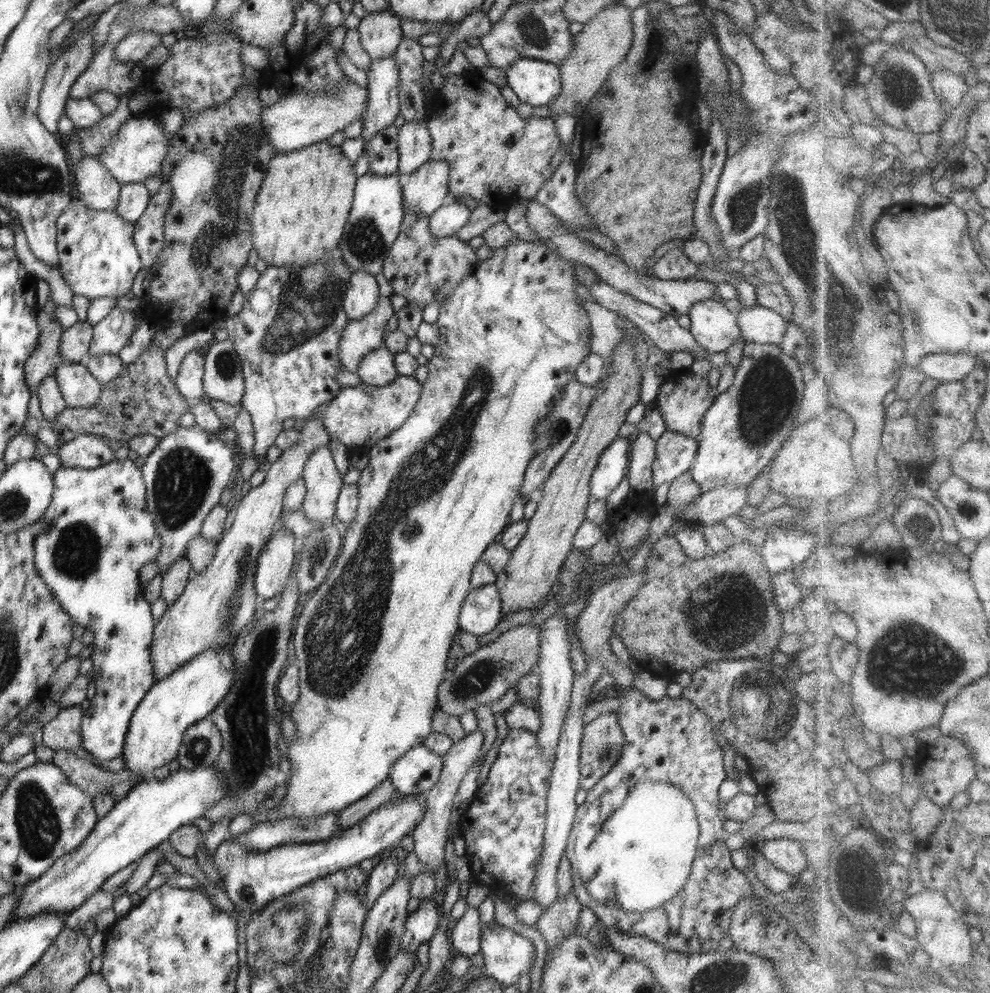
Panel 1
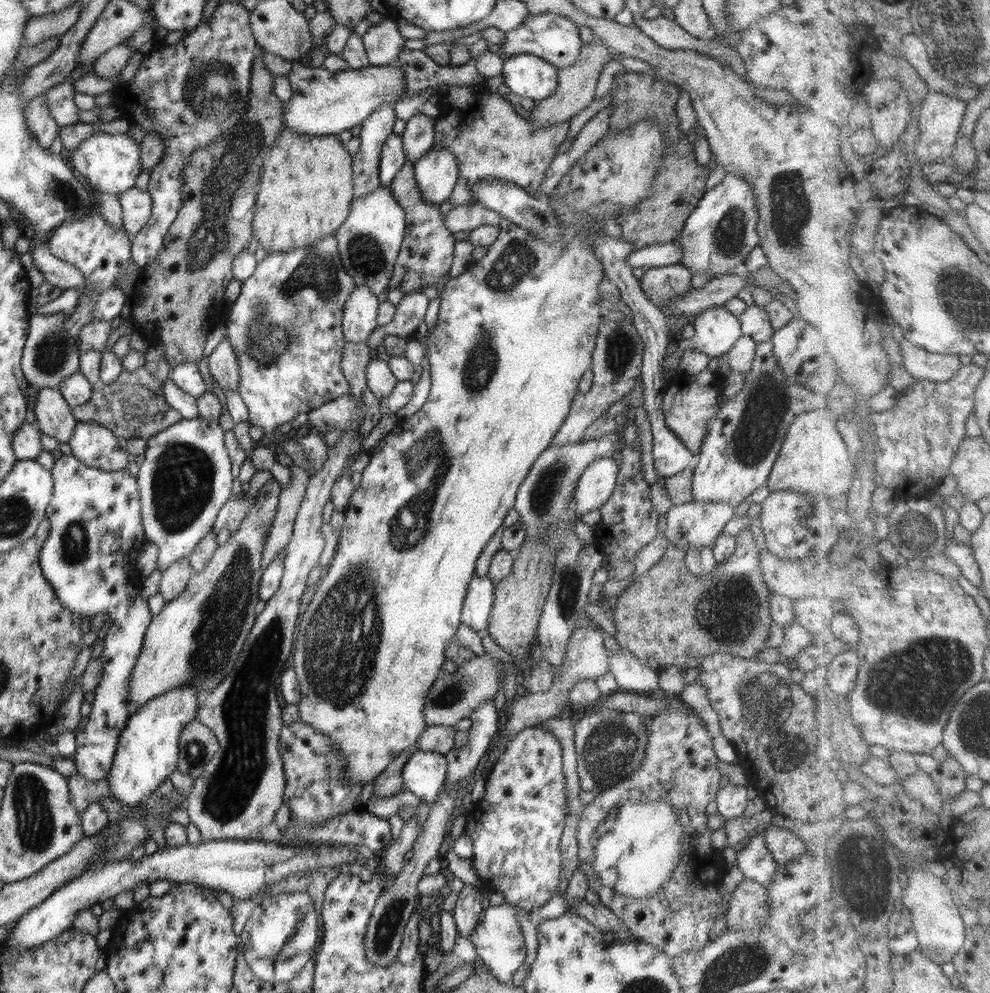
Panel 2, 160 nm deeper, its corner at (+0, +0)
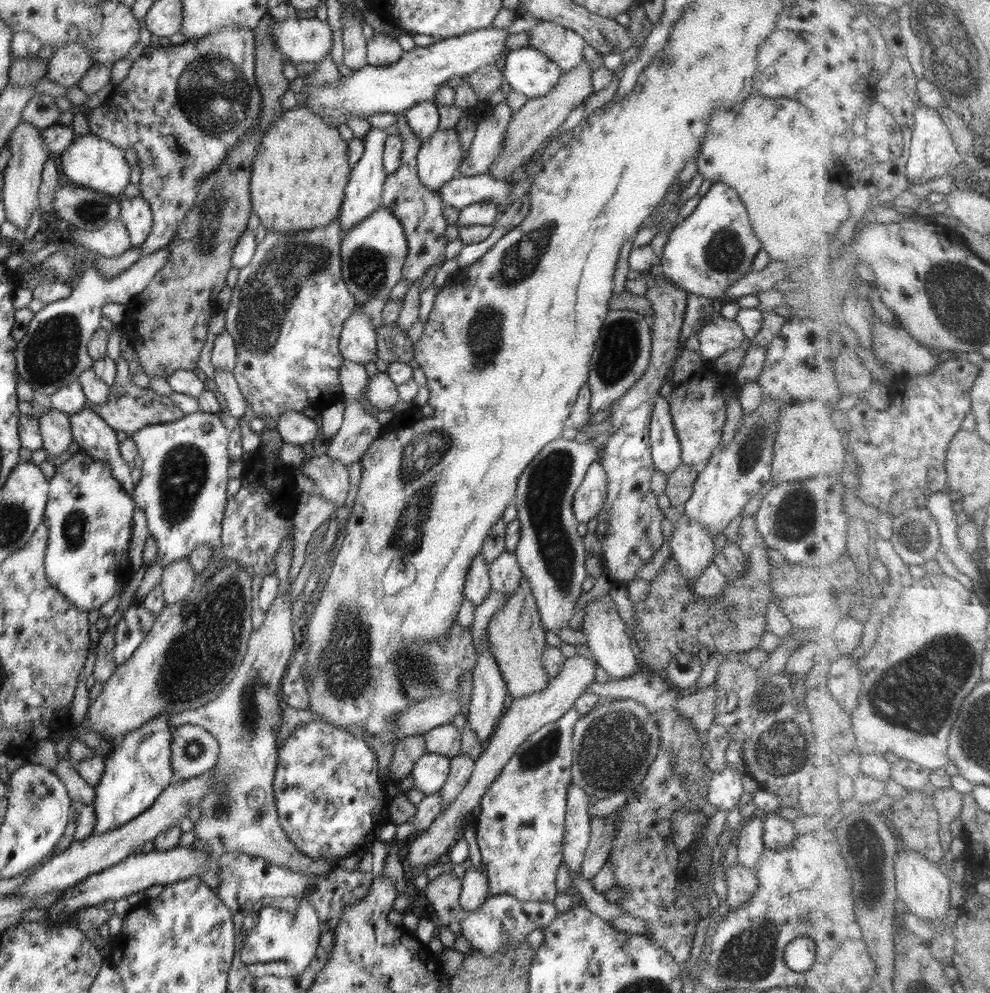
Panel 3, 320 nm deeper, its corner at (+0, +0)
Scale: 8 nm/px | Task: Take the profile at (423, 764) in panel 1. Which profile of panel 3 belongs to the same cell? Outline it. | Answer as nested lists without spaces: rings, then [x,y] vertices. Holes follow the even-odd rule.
[[[427,752],[420,756],[410,774],[414,779],[414,787],[421,790],[425,796],[439,792],[446,782],[450,761],[451,759],[441,754]]]

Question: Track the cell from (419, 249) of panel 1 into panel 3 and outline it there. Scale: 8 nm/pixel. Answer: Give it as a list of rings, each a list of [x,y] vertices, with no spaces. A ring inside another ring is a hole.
[[[397,113],[396,117],[398,117],[398,122],[395,125],[398,127],[403,142],[401,163],[396,172],[387,176],[381,201],[382,206],[390,210],[404,227],[409,249],[402,269],[402,279],[408,279],[412,284],[422,279],[426,271],[439,261],[440,254],[446,250],[449,241],[444,232],[449,223],[446,221],[444,215],[446,209],[439,193],[428,190],[418,178],[417,154],[421,147],[421,140],[408,127],[402,113]]]

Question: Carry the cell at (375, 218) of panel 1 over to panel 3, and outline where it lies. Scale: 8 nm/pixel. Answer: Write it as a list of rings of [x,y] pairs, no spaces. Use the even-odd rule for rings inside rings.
[[[381,206],[342,234],[341,275],[350,294],[360,305],[372,298],[388,300],[392,288],[403,278],[402,269],[409,249],[402,224],[390,210]]]

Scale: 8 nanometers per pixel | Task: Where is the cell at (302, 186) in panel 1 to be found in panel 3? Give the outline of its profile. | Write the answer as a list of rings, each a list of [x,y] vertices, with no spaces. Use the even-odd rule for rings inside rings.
[[[304,105],[285,110],[278,120],[270,124],[265,134],[259,140],[253,158],[249,186],[251,207],[261,223],[268,231],[295,234],[306,229],[322,228],[332,221],[338,221],[352,170],[347,159],[348,141],[342,139],[338,129]]]

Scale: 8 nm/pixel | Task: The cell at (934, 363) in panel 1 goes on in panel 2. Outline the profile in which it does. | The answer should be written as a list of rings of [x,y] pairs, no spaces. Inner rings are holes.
[[[905,338],[902,343],[905,368],[916,379],[949,381],[964,366],[960,355],[945,355],[930,352]]]

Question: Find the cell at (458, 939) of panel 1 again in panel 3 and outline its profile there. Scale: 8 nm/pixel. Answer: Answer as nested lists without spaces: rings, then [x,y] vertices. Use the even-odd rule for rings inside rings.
[[[470,867],[465,870],[458,903],[465,911],[477,911],[490,896],[489,880],[483,871]]]

